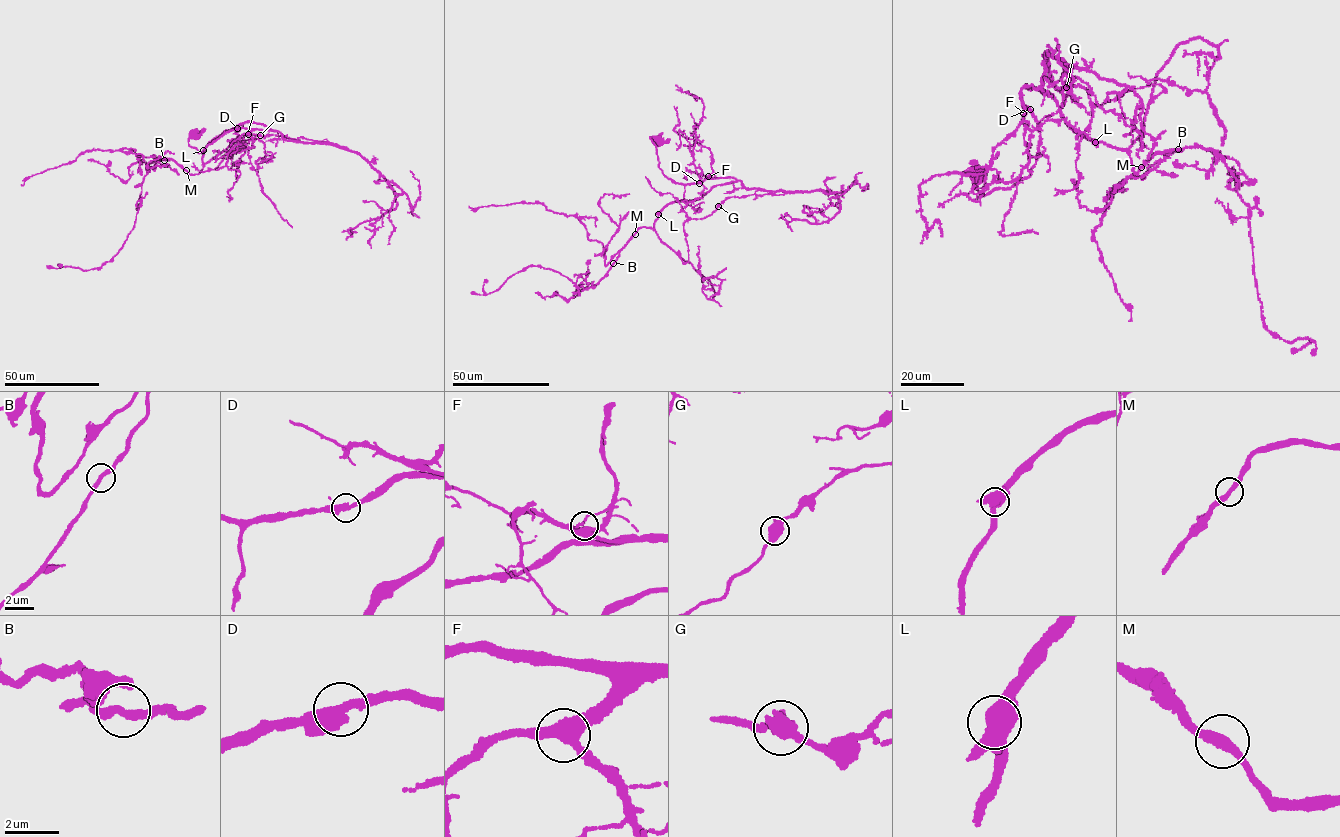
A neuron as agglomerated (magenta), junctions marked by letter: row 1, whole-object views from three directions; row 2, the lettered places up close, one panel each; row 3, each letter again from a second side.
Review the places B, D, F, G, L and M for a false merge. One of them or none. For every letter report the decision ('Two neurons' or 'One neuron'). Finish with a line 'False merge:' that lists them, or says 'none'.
B: One neuron
D: One neuron
F: One neuron
G: One neuron
L: One neuron
M: One neuron
False merge: none

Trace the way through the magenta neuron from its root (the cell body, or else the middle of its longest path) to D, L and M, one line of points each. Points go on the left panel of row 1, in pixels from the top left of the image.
D: (195, 133), (189, 145), (200, 153), (226, 133), (237, 128)
L: (195, 133), (189, 145), (198, 153), (226, 133), (238, 128), (275, 130), (248, 121), (213, 137), (203, 150)
M: (195, 133), (189, 145), (198, 153), (238, 128), (275, 130), (234, 126), (207, 145), (198, 173), (186, 170)

